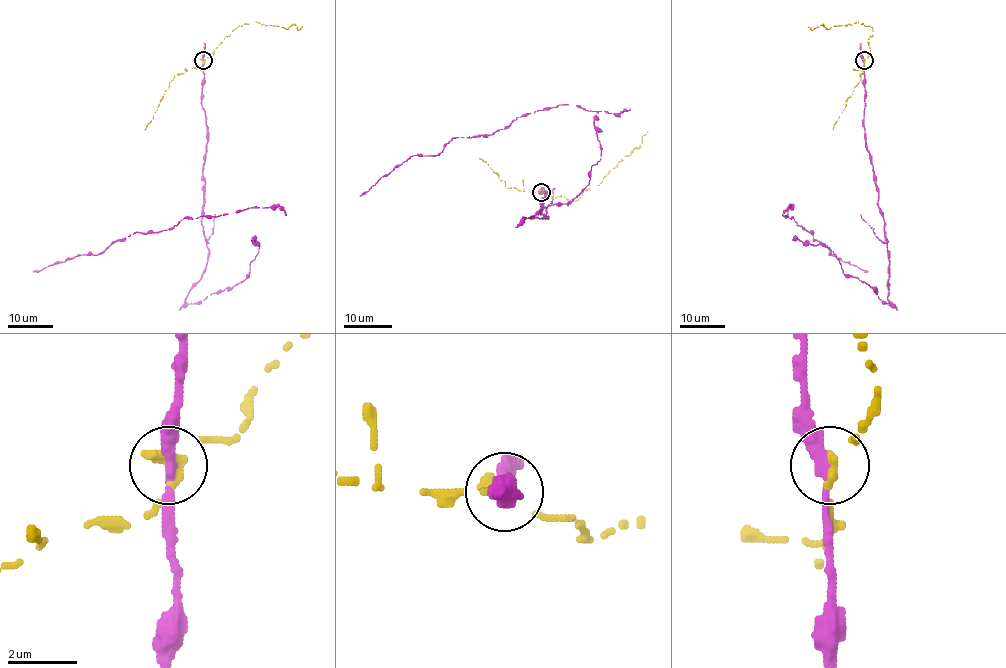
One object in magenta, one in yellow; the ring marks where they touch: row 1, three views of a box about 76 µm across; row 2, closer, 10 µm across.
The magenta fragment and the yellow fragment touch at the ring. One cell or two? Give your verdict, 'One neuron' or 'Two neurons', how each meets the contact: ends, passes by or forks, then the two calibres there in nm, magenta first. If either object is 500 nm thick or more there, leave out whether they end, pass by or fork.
Two neurons. At the ring magenta passes by. At the ring yellow passes by. Thickness 320 nm (magenta) against 320 nm

